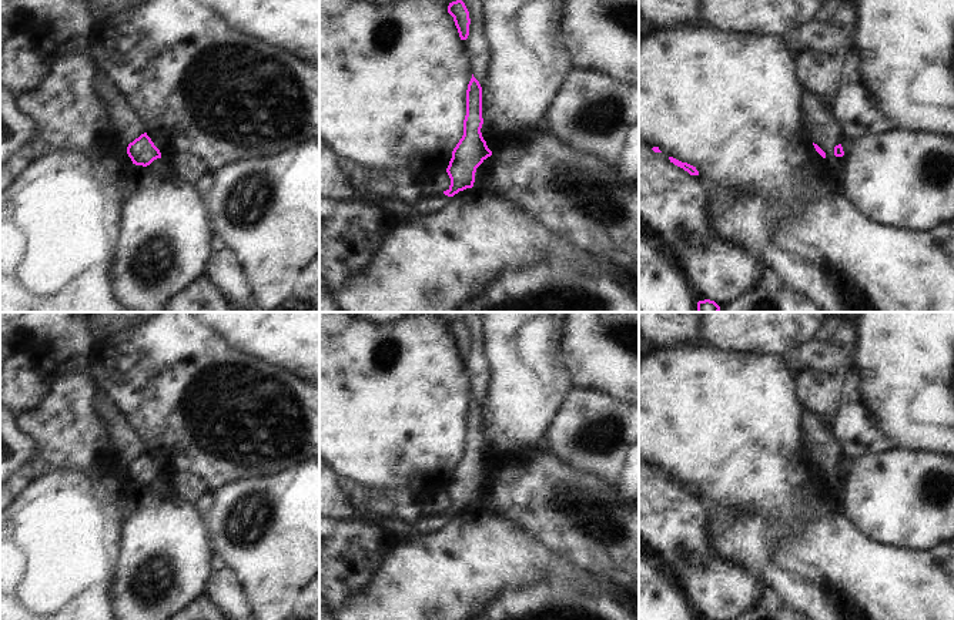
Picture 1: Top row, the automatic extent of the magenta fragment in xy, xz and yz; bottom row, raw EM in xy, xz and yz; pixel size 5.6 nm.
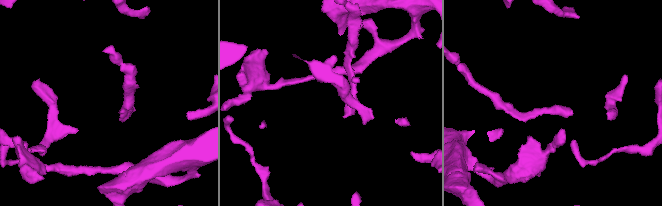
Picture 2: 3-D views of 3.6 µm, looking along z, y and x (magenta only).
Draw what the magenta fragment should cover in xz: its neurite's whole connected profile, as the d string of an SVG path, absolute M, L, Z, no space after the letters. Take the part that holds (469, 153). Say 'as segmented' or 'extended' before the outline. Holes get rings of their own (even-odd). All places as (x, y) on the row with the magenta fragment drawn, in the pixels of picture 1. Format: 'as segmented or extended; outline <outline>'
as segmented; outline M473 77L466 90L466 115L463 120L463 135L452 151L452 158L446 168L451 185L445 195L453 197L459 191L472 188L476 168L492 155L482 137L482 87Z

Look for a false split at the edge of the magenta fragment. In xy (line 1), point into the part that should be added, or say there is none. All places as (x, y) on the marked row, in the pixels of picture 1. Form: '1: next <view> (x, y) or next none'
1: next none

